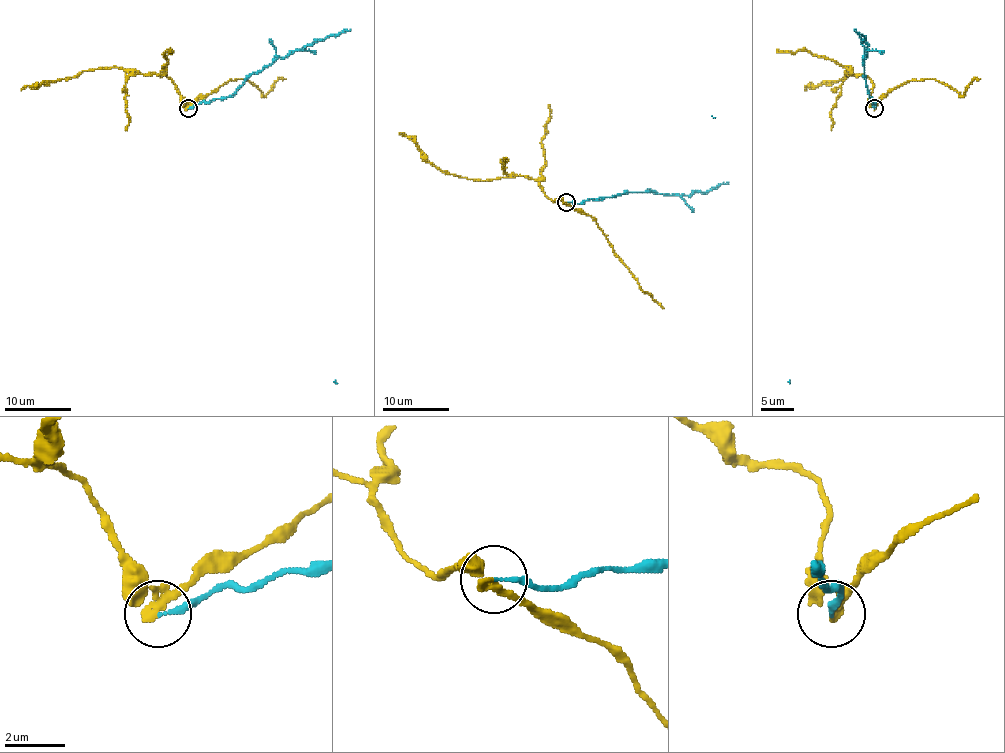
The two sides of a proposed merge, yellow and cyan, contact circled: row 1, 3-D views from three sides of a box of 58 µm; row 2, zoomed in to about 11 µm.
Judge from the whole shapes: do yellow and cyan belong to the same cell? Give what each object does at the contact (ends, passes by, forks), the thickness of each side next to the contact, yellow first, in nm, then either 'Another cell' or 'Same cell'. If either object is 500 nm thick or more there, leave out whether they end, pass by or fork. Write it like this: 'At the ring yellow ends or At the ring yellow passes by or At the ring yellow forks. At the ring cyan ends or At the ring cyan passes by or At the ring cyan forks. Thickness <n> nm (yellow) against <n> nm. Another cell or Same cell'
At the ring yellow passes by. At the ring cyan ends. Thickness 200 nm (yellow) against 140 nm. Another cell

